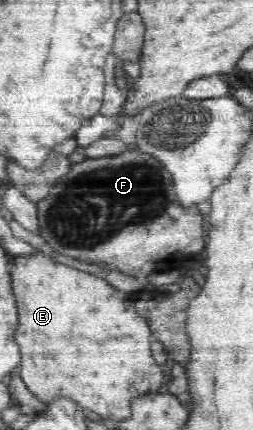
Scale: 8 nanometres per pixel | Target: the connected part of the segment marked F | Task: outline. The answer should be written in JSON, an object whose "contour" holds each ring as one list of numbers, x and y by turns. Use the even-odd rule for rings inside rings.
{"contour":[[127,149,114,156,103,156,100,158,87,158,86,160,74,163,70,170,59,178,44,200,36,202,37,219,39,224,38,234,47,242,47,245,57,253,71,257,83,263,90,263,96,266,109,266,129,277,148,277,156,271,156,263,167,260,175,253,199,254,205,246,205,217,199,212,197,205,189,204,183,206,179,202,167,174,166,167,153,155,141,152,139,149]]}

